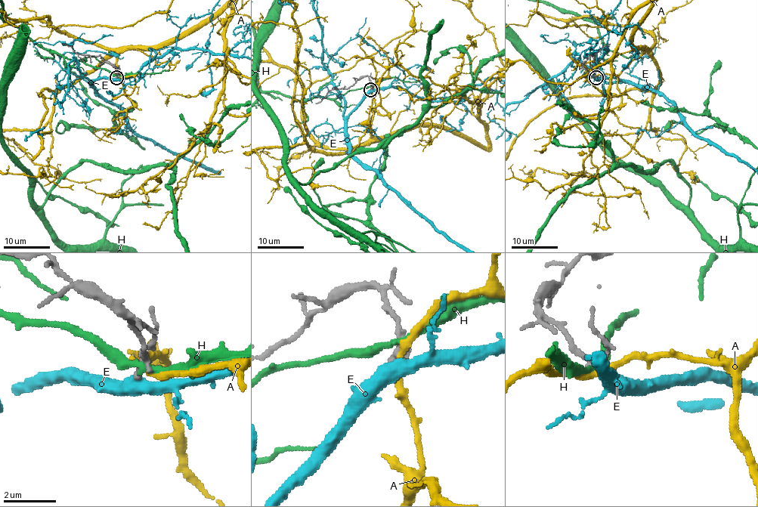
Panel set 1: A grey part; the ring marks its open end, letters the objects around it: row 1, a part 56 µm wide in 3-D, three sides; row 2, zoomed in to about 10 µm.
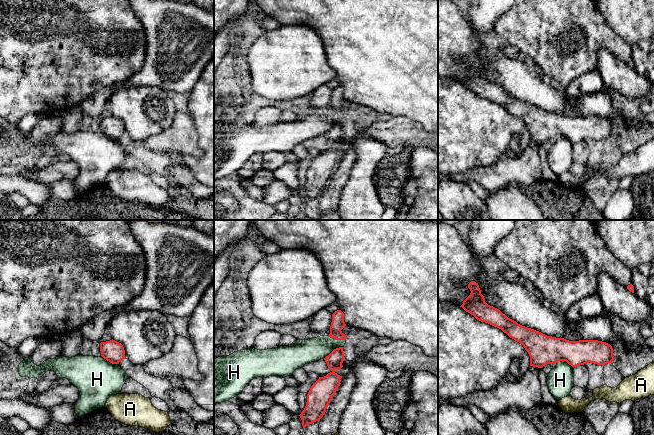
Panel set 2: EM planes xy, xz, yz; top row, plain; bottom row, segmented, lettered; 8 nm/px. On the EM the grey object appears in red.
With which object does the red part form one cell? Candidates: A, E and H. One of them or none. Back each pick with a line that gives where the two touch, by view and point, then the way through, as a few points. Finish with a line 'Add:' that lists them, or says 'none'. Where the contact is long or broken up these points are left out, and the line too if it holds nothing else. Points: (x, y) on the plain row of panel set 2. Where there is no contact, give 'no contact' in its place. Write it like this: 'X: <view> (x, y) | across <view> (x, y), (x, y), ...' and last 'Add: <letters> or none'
E: no contact
Add: E

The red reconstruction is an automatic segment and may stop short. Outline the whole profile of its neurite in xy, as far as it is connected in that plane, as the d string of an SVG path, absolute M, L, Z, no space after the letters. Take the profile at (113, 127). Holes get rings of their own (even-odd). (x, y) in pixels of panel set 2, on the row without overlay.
M110 116L100 119L101 132L112 140L119 140L125 135L125 126L121 119Z

